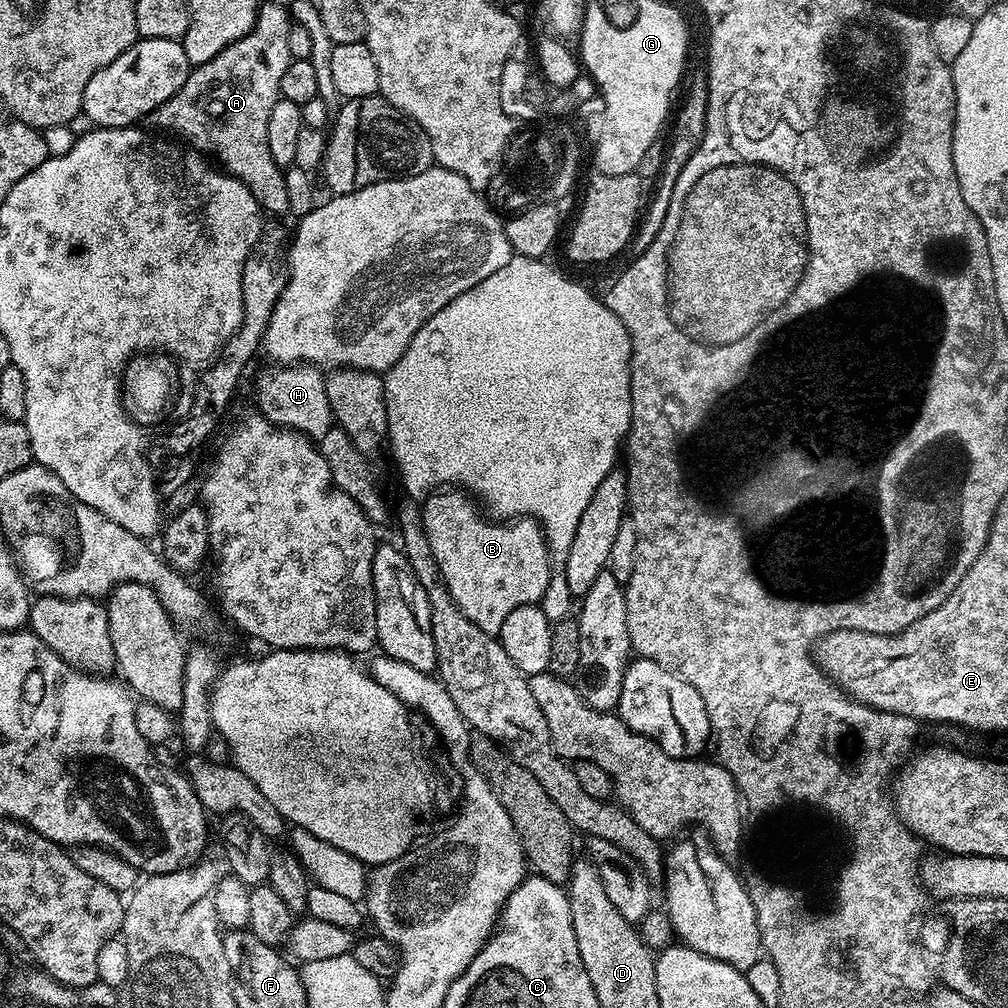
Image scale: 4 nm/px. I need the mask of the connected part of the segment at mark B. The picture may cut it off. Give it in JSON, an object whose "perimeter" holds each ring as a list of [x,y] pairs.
{"perimeter":[[[437,490],[423,497],[420,520],[424,524],[430,550],[434,550],[434,558],[438,558],[438,570],[442,570],[450,598],[454,598],[458,610],[462,610],[462,614],[466,614],[466,618],[470,618],[478,630],[496,636],[502,630],[502,622],[506,622],[507,616],[515,608],[539,604],[546,594],[554,565],[548,551],[548,542],[544,538],[544,529],[537,521],[531,518],[512,518],[507,522],[497,522],[471,502],[467,491]]]}

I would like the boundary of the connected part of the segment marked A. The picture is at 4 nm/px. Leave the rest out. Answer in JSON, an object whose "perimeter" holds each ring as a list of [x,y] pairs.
{"perimeter":[[[261,3],[256,25],[245,36],[238,38],[238,42],[226,46],[222,54],[214,54],[210,62],[195,65],[189,71],[186,82],[182,82],[179,90],[162,102],[162,106],[155,108],[150,117],[151,123],[156,123],[160,128],[169,128],[173,137],[181,136],[176,138],[187,142],[195,151],[205,157],[215,158],[223,171],[239,178],[252,191],[265,213],[273,212],[276,216],[288,212],[290,198],[286,198],[284,172],[274,162],[270,154],[270,142],[266,142],[266,122],[270,122],[270,110],[274,110],[274,102],[281,99],[280,79],[289,62],[286,46],[289,27],[290,16],[285,9],[283,12],[276,4]]]}

